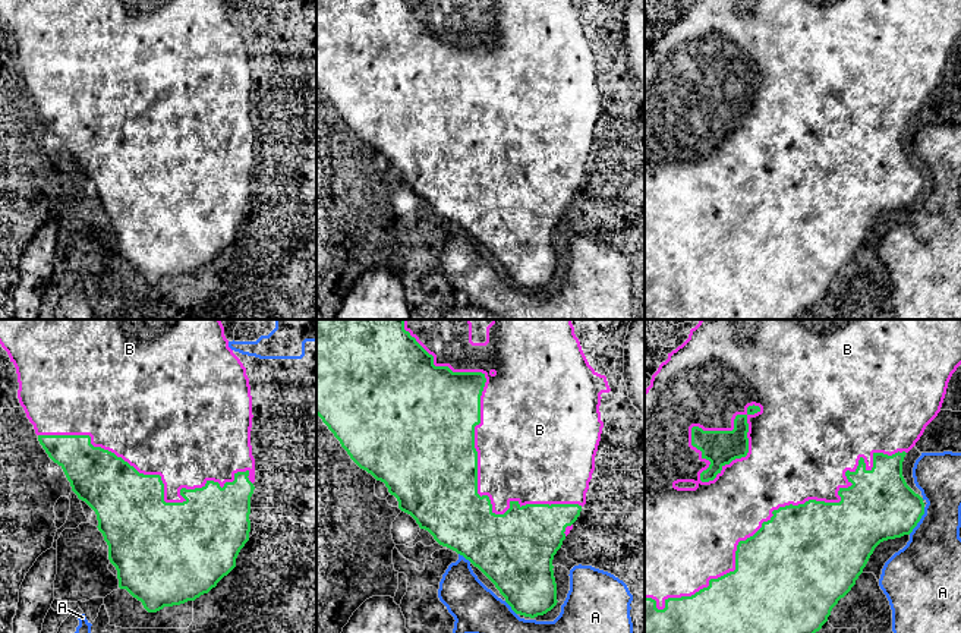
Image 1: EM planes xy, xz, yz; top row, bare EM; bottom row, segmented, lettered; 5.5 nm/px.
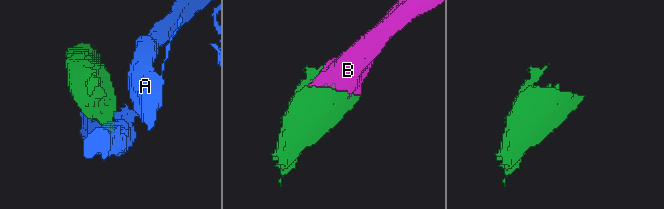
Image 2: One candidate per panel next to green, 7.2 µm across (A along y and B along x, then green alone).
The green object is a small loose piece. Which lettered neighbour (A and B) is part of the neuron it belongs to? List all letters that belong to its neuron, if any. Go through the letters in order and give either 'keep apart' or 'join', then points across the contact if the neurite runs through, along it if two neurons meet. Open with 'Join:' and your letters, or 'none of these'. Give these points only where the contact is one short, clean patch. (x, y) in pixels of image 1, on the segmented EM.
Join: B
A: keep apart
B: join

